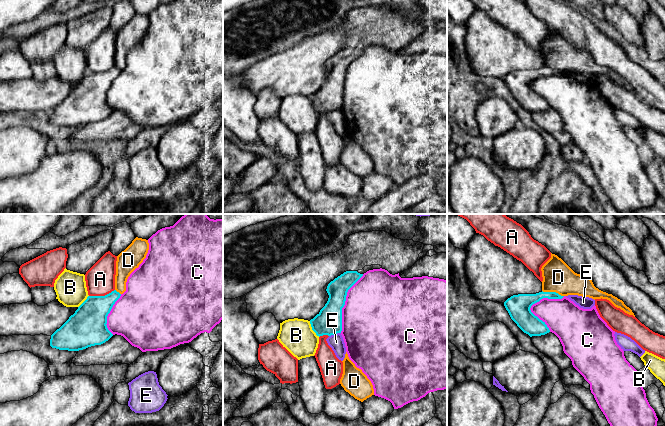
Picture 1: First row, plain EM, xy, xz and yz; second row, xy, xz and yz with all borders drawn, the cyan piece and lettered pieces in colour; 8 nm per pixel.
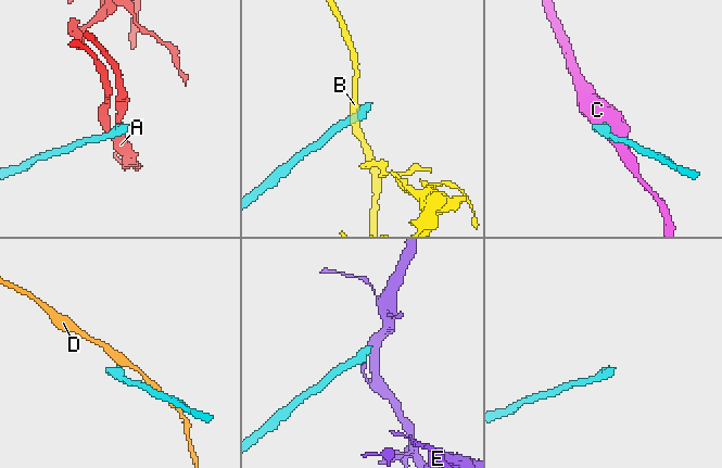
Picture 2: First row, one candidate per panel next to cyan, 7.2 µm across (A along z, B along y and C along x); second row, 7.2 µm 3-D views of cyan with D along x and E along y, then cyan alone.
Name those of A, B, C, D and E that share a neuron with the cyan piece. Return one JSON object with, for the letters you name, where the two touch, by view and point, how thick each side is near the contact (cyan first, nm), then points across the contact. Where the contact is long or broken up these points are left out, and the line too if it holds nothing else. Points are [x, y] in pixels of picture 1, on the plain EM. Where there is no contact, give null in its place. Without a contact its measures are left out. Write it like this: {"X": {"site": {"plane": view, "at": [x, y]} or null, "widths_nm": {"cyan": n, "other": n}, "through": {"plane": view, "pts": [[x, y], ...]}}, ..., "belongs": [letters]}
{"belongs": []}

